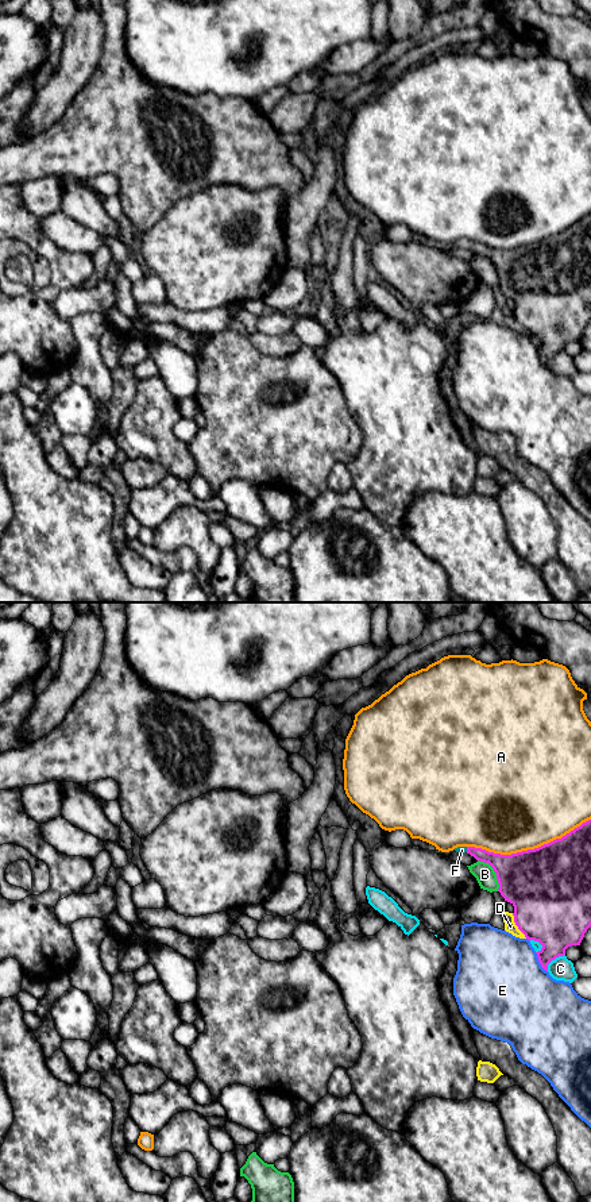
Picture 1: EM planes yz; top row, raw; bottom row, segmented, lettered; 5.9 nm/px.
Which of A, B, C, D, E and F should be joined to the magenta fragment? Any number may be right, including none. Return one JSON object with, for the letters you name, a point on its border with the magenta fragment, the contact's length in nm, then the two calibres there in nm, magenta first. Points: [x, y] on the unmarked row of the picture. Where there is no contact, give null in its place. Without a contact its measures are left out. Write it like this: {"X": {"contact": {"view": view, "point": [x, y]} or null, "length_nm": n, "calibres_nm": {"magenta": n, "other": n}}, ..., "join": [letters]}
{"F": {"contact": {"view": "yz", "point": [467, 245]}, "length_nm": 30, "calibres_nm": {"magenta": 140, "other": 50}}, "join": ["F"]}

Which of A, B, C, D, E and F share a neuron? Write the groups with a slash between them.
A / B / C / D / E / F

